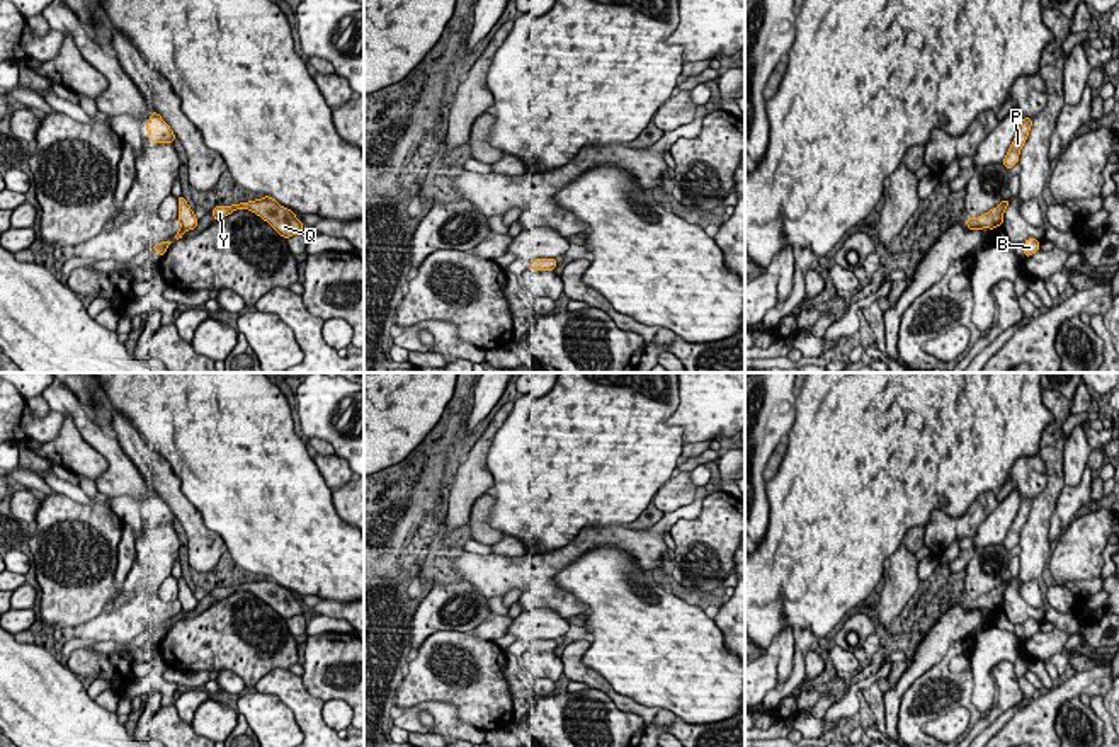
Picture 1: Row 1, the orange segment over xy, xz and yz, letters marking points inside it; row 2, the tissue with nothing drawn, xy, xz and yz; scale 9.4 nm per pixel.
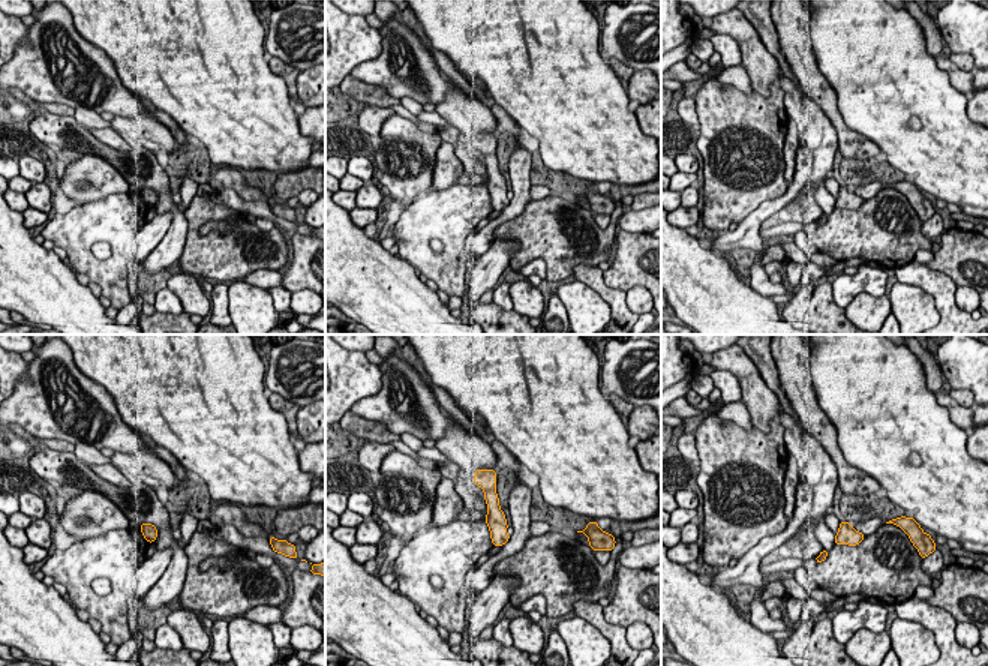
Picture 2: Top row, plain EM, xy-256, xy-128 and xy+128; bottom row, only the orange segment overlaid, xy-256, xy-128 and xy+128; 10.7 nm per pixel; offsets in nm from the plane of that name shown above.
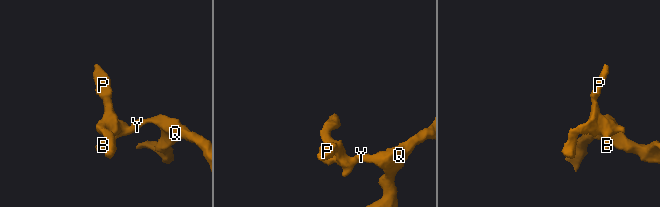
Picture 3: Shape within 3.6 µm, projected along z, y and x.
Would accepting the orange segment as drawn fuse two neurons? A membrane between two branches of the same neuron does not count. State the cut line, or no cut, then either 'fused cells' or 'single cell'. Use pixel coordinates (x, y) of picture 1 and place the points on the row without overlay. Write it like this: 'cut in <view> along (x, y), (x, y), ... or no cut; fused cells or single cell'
no cut; single cell

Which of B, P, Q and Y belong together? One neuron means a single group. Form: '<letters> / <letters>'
B P Q Y

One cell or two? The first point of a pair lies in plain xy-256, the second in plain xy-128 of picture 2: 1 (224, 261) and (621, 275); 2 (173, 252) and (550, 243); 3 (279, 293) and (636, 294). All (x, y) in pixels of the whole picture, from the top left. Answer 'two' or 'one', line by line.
1: two
2: two
3: two

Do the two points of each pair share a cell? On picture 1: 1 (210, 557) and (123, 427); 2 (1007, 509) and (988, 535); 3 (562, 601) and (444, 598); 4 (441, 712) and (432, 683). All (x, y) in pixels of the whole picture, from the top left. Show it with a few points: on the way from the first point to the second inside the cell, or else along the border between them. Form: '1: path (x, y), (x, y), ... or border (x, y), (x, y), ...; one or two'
1: path (193, 524), (147, 460); one
2: path (1002, 516), (995, 528); one
3: border (456, 579), (466, 581), (487, 599); two
4: border (403, 710), (449, 701), (470, 724); two

